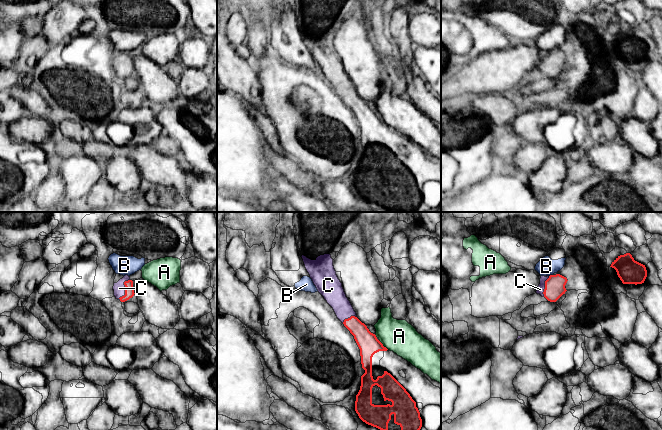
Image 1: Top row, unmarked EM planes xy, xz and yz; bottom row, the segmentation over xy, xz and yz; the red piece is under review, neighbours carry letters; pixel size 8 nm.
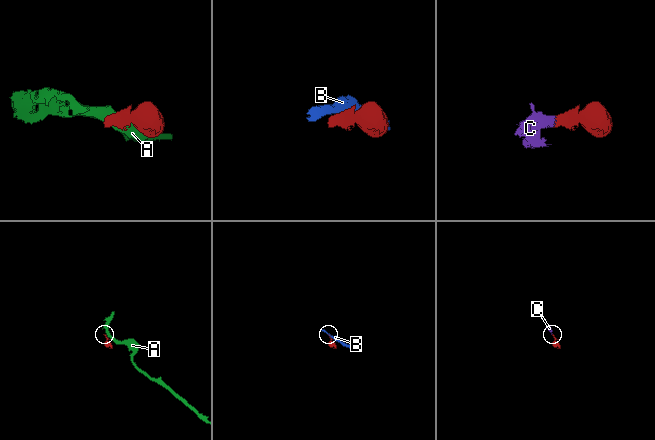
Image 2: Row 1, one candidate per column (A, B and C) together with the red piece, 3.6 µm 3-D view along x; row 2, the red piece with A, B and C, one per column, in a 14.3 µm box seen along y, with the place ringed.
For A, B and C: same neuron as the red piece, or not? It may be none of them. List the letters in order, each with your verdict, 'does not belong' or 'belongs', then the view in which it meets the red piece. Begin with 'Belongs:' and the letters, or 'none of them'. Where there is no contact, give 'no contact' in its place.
Belongs: C
A: does not belong; contact in xz
B: does not belong; contact in yz
C: belongs; contact in xy

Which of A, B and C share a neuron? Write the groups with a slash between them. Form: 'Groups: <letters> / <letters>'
Groups: A / B / C

